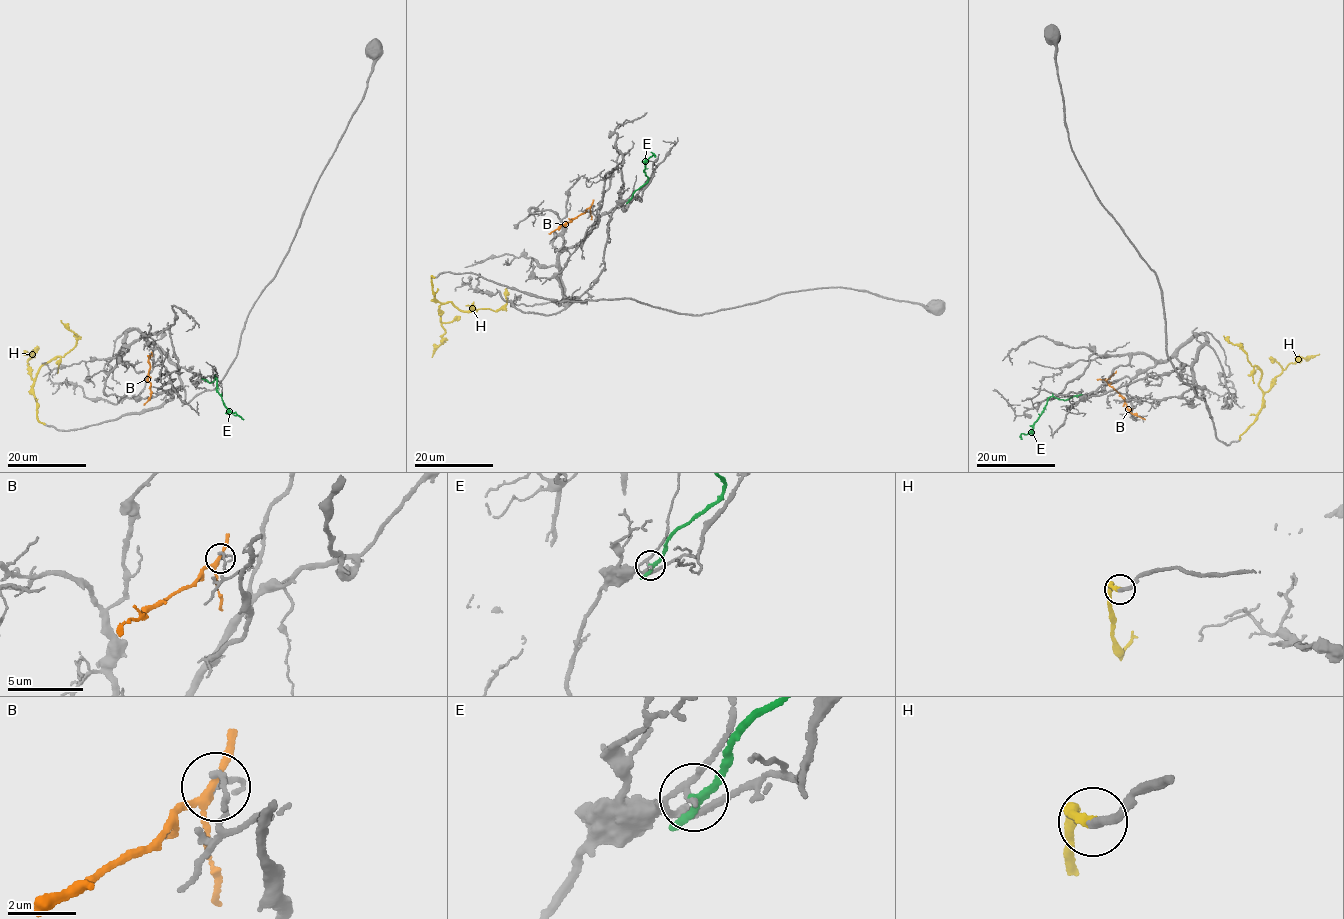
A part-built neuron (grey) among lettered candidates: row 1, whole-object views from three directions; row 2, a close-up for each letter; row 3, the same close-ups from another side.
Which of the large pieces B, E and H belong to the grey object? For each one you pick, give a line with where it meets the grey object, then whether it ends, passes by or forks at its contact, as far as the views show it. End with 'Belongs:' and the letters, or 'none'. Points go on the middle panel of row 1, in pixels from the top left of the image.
H: Touches grey at (434, 277). It ends there
Belongs: H

